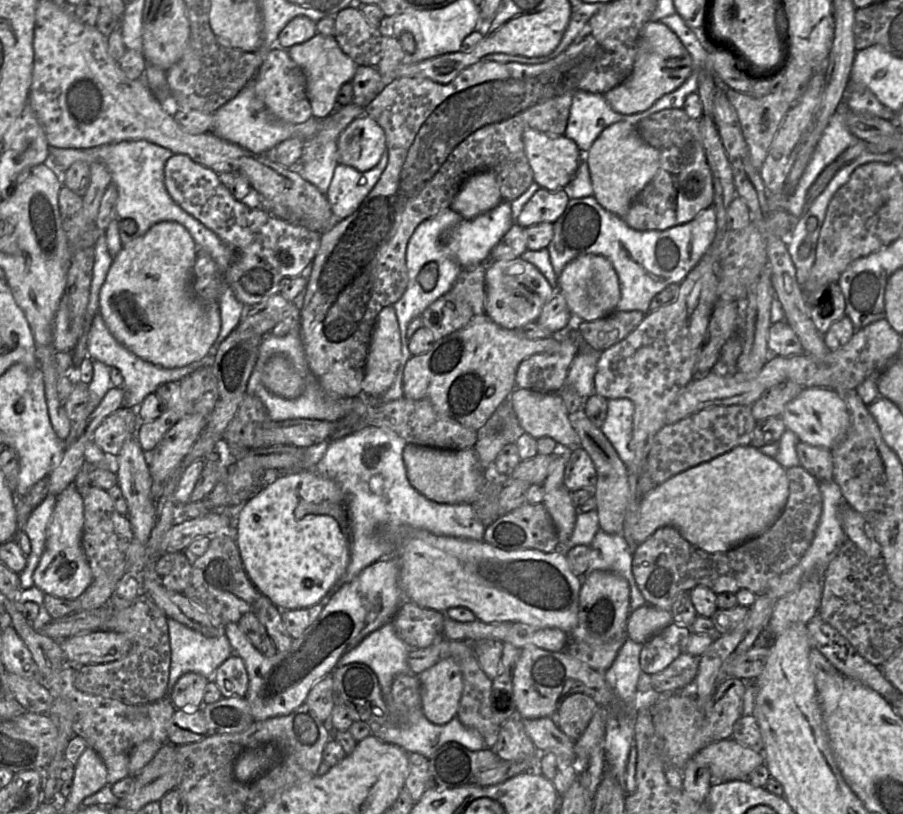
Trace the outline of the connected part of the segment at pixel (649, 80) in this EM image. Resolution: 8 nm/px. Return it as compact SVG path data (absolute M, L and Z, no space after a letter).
M650 20L640 32L632 73L604 97L618 113L631 115L643 112L663 95L679 88L693 71L691 55L677 35L659 21Z

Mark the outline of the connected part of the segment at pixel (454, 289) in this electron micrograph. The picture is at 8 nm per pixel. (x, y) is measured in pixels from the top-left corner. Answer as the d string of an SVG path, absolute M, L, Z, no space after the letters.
M485 264L462 269L449 290L454 294L455 299L464 300L471 306L473 315L485 314L485 270Z

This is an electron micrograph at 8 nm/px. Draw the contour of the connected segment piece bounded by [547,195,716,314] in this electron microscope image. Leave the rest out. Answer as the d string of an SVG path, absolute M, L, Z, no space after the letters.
M588 196L569 199L561 216L553 223L554 234L548 245L550 261L558 276L564 267L580 255L594 254L607 258L614 266L621 291L618 311L638 310L649 312L652 298L670 284L680 283L695 267L712 243L716 233L716 211L713 206L703 210L693 220L665 230L635 230L619 216L604 209L595 199Z

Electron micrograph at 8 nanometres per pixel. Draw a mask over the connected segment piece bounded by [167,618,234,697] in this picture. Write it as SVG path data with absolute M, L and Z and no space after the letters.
M168 618L167 621L171 648L170 674L167 686L167 696L169 697L176 682L185 673L195 672L212 679L218 667L234 654L234 650L226 634L218 637L206 637L172 618Z

